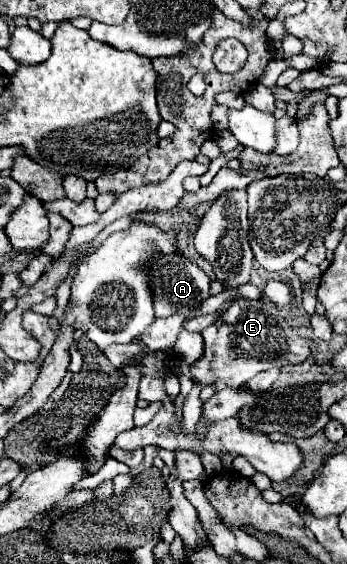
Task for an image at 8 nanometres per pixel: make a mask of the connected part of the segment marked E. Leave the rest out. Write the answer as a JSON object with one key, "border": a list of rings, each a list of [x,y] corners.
{"border":[[[235,300],[223,314],[221,322],[203,330],[203,340],[205,356],[191,366],[193,380],[203,386],[215,384],[217,388],[241,388],[263,370],[301,364],[311,356],[307,340],[291,330],[273,304],[261,304],[259,300]]]}

